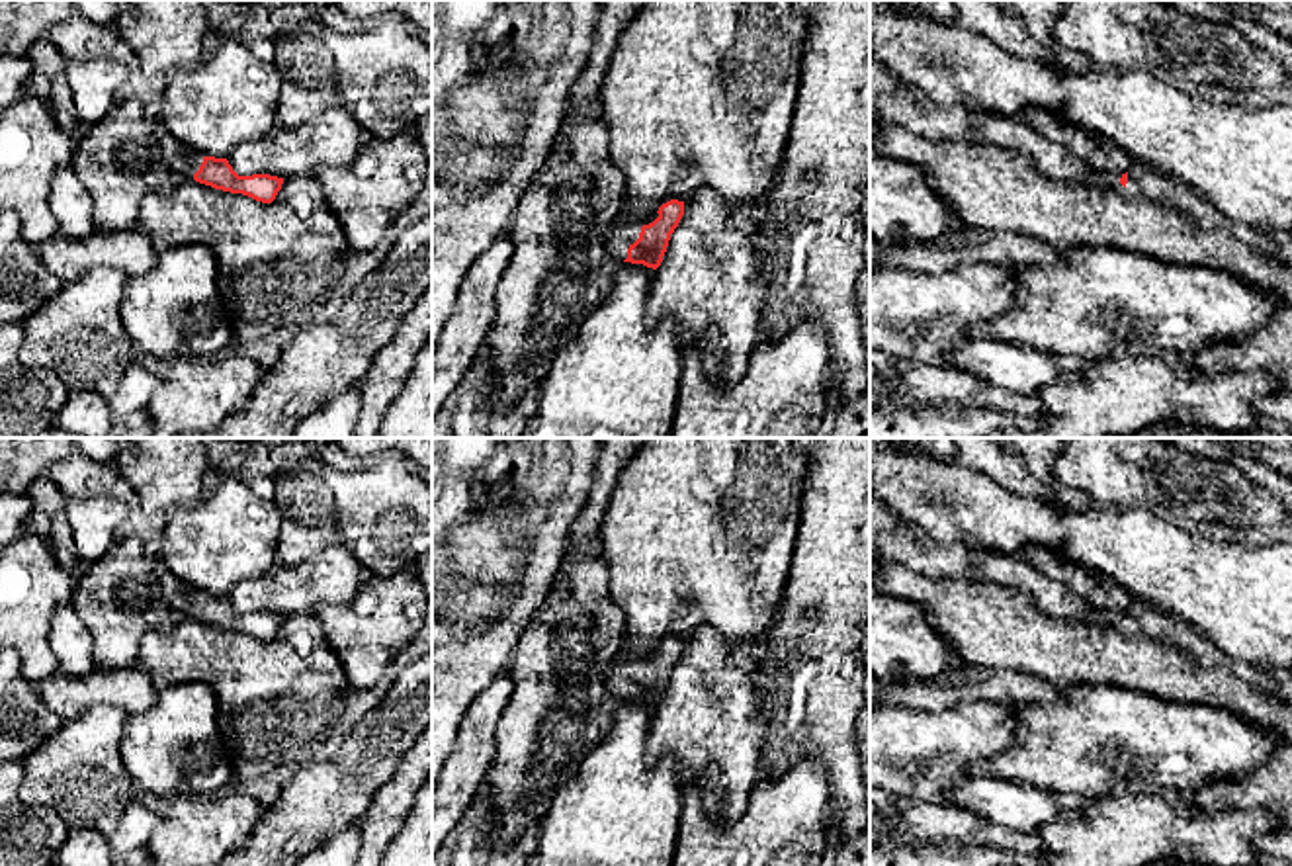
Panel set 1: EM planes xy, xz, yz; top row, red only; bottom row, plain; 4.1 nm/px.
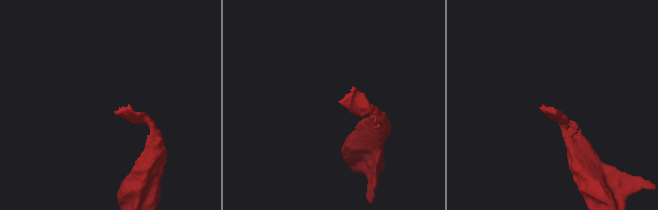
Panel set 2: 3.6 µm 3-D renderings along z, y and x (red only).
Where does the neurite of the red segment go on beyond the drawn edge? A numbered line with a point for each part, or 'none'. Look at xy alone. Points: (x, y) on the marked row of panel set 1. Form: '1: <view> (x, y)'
1: xy (182, 161)

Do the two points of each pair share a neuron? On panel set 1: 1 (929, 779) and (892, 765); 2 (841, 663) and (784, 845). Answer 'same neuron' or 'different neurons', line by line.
1: same neuron
2: different neurons

